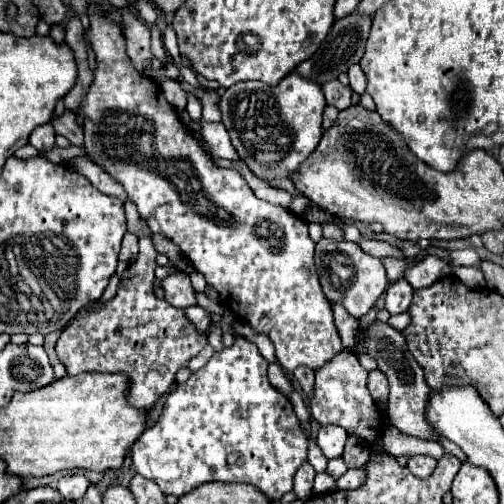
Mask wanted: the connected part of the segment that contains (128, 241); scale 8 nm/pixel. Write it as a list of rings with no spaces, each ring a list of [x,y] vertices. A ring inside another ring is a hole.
[[[128,232],[124,236],[124,242],[122,242],[122,250],[120,250],[120,260],[126,262],[126,264],[132,264],[134,260],[138,258],[138,238]]]

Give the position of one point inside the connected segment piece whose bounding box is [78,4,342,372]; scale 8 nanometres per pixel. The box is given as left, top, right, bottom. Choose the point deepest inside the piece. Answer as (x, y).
(259, 256)

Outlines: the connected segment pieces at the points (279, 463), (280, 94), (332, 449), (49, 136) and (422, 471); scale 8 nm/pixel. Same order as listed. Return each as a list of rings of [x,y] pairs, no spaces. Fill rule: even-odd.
[[[242,336],[208,360],[208,364],[190,374],[184,384],[176,384],[164,400],[164,408],[154,426],[150,426],[132,446],[132,462],[138,474],[154,480],[164,494],[184,496],[208,482],[246,482],[258,486],[272,502],[292,490],[296,470],[306,462],[308,438],[298,426],[290,400],[278,392],[266,376],[268,362],[258,346]]]
[[[290,72],[286,78],[282,78],[278,86],[272,88],[266,86],[264,82],[238,82],[228,90],[224,90],[220,100],[222,124],[230,134],[232,146],[258,178],[290,178],[292,170],[298,170],[298,166],[308,158],[310,152],[314,152],[314,148],[322,138],[324,108],[326,98],[322,86],[314,80],[302,78],[296,72]]]
[[[322,426],[318,436],[316,436],[316,442],[318,446],[322,448],[322,454],[332,460],[332,458],[340,458],[342,456],[342,450],[344,450],[344,444],[346,444],[346,430],[342,430],[340,426]]]
[[[46,124],[46,126],[38,126],[32,134],[30,134],[30,144],[38,150],[38,152],[48,152],[54,148],[54,128],[52,124]]]
[[[412,456],[410,458],[410,464],[408,464],[408,470],[418,476],[418,478],[428,478],[430,472],[434,472],[436,468],[436,458],[428,458],[428,456]]]

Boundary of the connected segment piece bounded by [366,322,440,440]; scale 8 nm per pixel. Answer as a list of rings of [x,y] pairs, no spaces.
[[[372,322],[366,334],[366,348],[368,354],[376,358],[378,370],[382,370],[390,384],[388,394],[388,412],[392,426],[396,426],[406,436],[416,436],[420,440],[438,440],[438,432],[426,422],[426,406],[430,400],[430,388],[424,382],[422,368],[414,362],[414,356],[406,350],[406,340],[402,340],[402,332],[394,330],[388,324]]]

